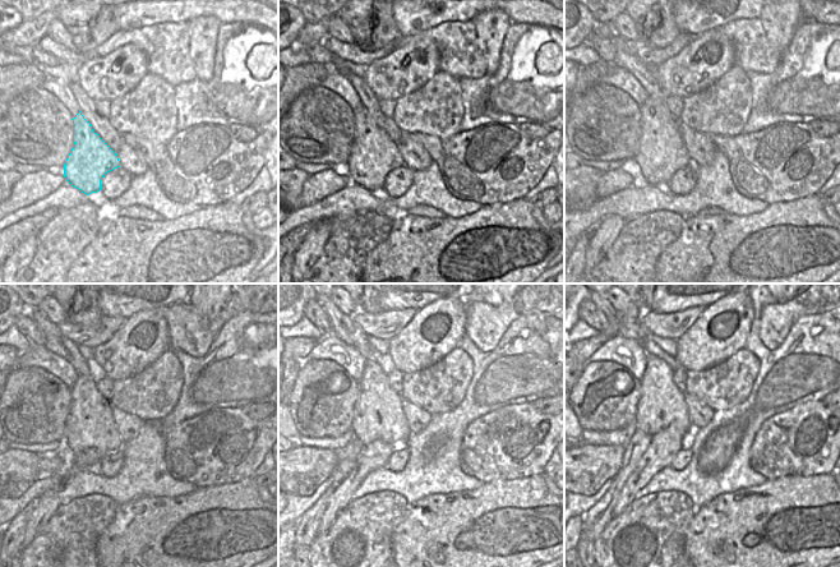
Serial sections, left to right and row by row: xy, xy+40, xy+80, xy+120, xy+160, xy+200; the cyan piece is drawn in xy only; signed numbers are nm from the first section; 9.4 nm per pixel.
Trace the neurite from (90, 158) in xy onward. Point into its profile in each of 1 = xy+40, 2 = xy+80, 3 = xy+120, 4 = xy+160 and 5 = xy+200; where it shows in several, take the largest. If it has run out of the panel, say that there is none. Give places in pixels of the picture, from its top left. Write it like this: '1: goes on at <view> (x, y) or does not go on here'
1: goes on at xy+40 (374, 155)
2: goes on at xy+80 (661, 152)
3: goes on at xy+120 (90, 424)
4: goes on at xy+160 (378, 414)
5: goes on at xy+200 (661, 405)

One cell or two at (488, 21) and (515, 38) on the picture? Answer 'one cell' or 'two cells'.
two cells

